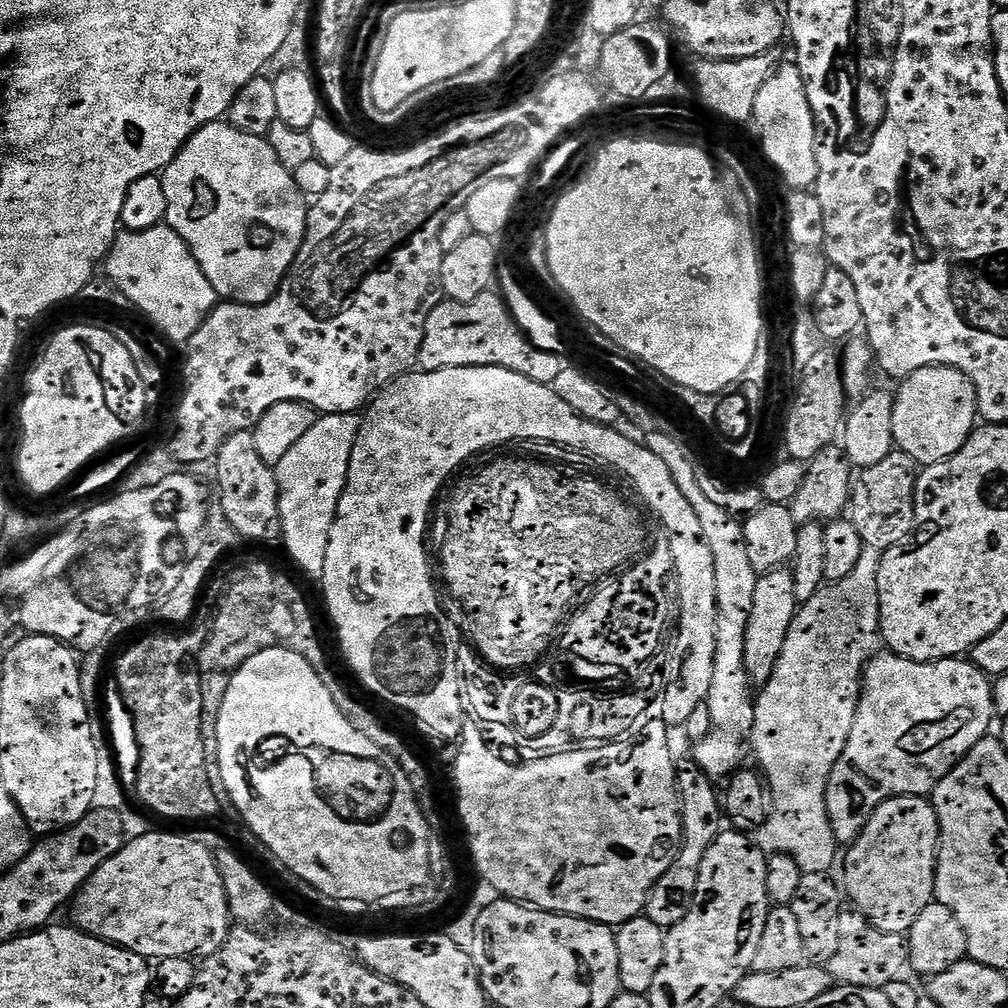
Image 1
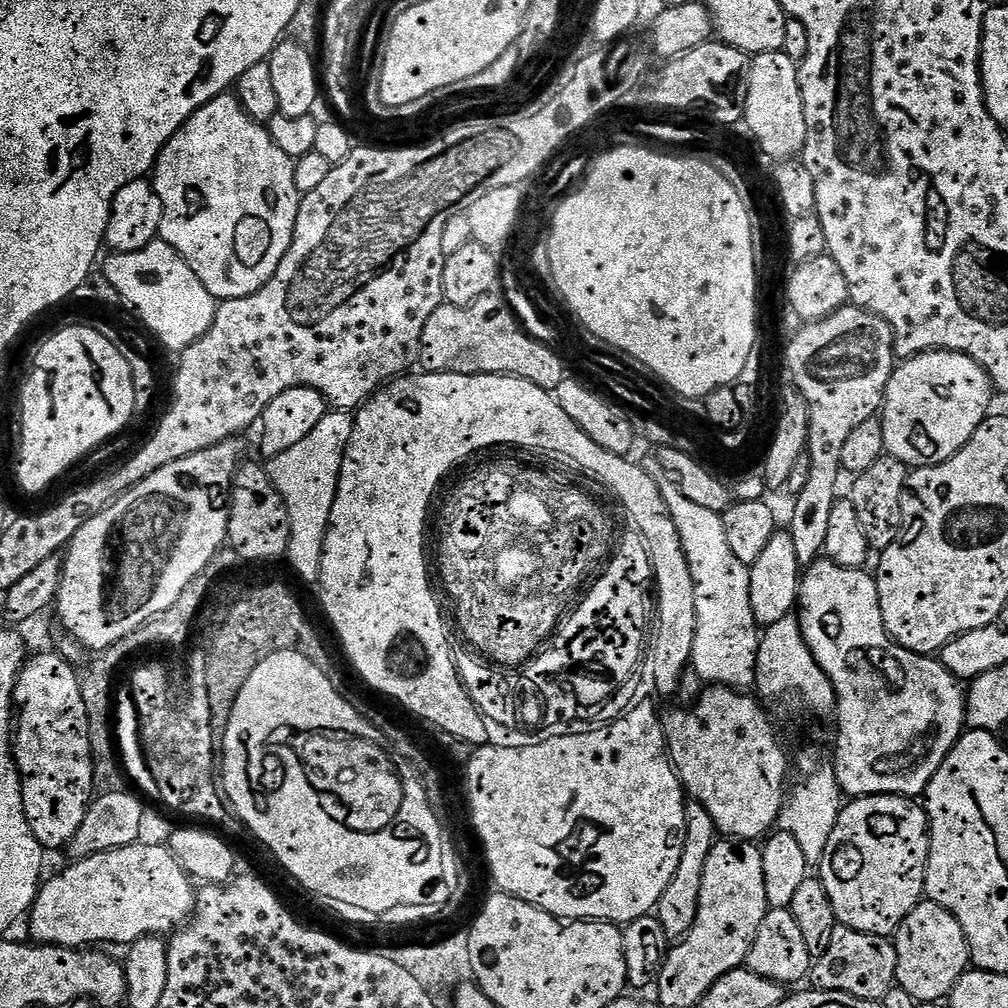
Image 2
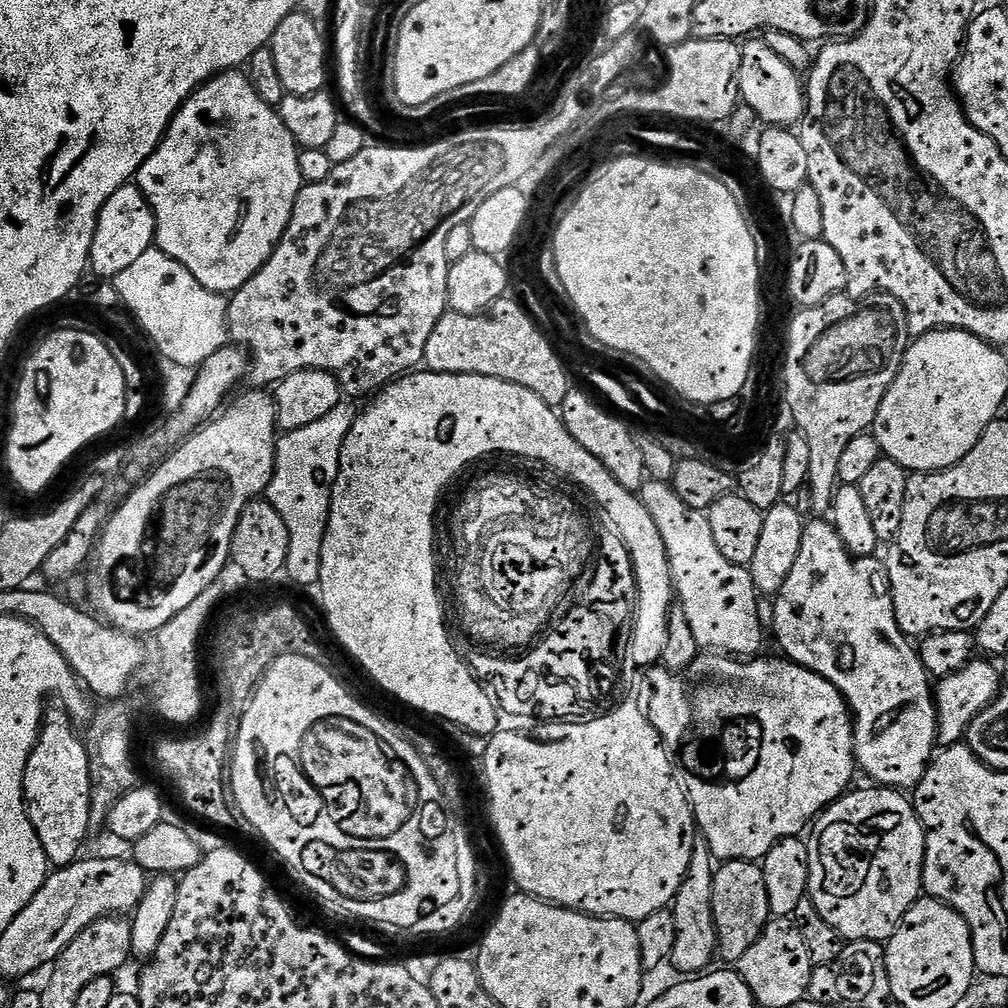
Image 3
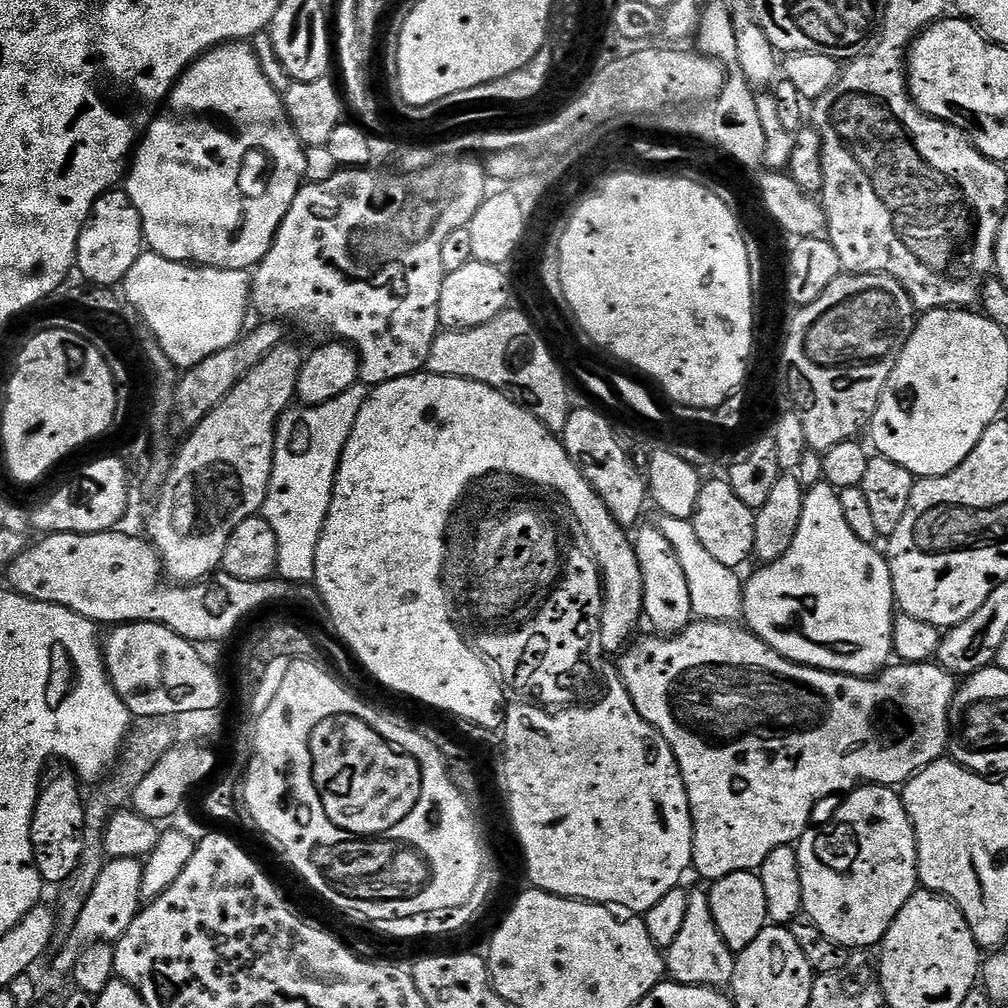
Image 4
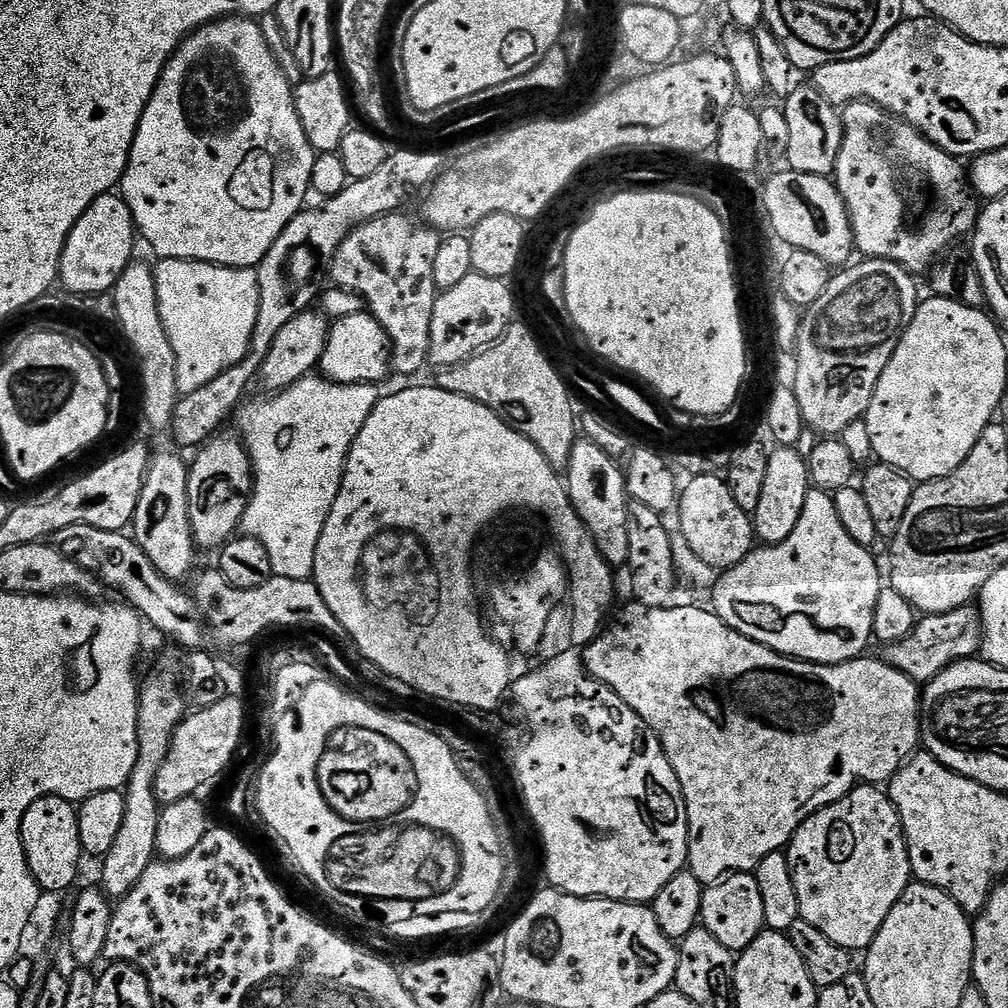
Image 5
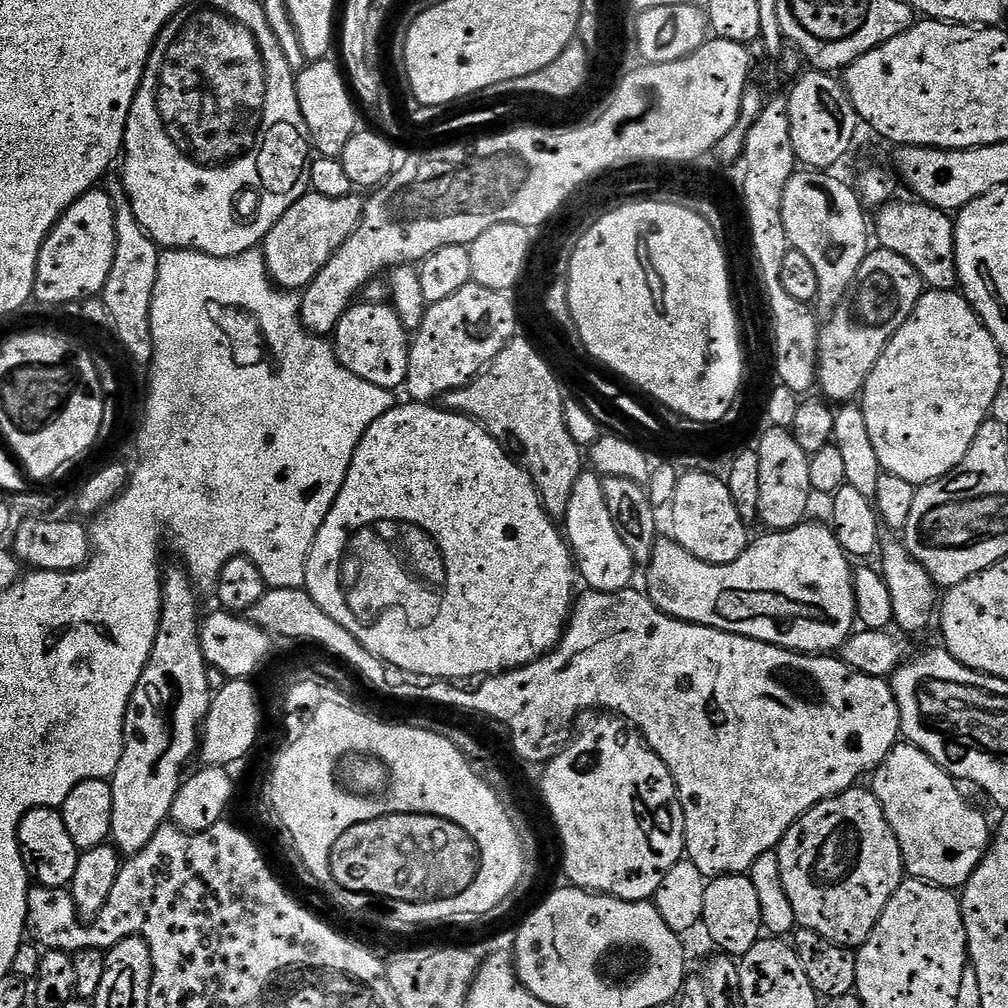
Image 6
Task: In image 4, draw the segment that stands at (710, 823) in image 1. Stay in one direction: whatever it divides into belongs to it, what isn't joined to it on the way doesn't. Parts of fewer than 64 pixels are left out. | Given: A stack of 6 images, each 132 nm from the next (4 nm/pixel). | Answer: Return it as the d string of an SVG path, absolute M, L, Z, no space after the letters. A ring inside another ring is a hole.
M689 891L688 905L686 906L686 918L682 921L682 931L678 938L674 938L674 946L666 949L666 972L677 984L697 984L700 988L715 988L724 990L729 987L734 978L734 966L736 965L737 953L726 946L718 926L714 922L714 914L710 910L710 898L707 891Z

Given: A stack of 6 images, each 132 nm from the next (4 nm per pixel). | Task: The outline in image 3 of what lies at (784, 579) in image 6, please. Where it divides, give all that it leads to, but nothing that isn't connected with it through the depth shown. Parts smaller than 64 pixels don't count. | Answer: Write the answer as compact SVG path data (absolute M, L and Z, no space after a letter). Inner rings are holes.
M824 518L809 519L804 525L802 534L802 547L798 550L798 559L794 561L794 567L790 574L786 574L786 582L782 582L782 590L776 593L772 609L774 618L772 619L771 631L776 631L776 640L780 643L780 648L785 657L793 664L800 664L812 672L818 673L822 678L826 678L833 684L847 701L852 709L852 719L854 721L854 731L856 734L856 762L861 773L865 772L869 776L869 781L880 786L887 786L897 790L915 789L922 777L926 774L932 757L938 748L938 737L936 735L936 698L934 695L934 684L928 672L922 666L920 653L914 647L913 641L904 635L904 631L898 626L896 615L894 614L894 602L892 593L888 586L888 570L883 559L876 556L851 556L838 536L838 530L832 523Z

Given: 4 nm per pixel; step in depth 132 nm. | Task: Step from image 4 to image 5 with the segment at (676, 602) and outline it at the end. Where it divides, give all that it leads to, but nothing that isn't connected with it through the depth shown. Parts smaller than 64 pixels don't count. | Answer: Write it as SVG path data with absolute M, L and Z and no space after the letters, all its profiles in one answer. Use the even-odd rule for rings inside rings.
M632 500L628 506L628 529L630 530L630 554L626 571L632 575L632 592L635 603L651 608L667 608L673 603L678 573L674 554L670 550L670 534L666 534L664 517L659 512Z

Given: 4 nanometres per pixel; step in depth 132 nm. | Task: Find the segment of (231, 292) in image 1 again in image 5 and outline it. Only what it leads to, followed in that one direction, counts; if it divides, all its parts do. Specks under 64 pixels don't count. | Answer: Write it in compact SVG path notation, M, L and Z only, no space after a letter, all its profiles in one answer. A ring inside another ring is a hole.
M226 16L222 20L203 24L191 32L172 53L138 122L128 165L118 188L130 206L137 233L142 237L143 243L145 240L157 252L160 260L197 260L200 264L219 264L222 268L256 268L262 258L266 258L270 246L274 246L278 234L282 234L282 230L286 230L288 223L305 207L304 199L310 196L312 171L317 155L306 138L306 130L302 130L302 118L298 118L296 113L294 86L270 50L259 23L246 16Z

